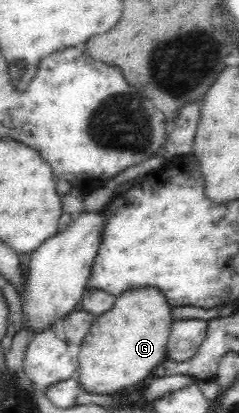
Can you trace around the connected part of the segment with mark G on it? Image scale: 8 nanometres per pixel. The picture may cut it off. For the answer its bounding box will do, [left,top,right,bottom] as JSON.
[75,287,173,395]

